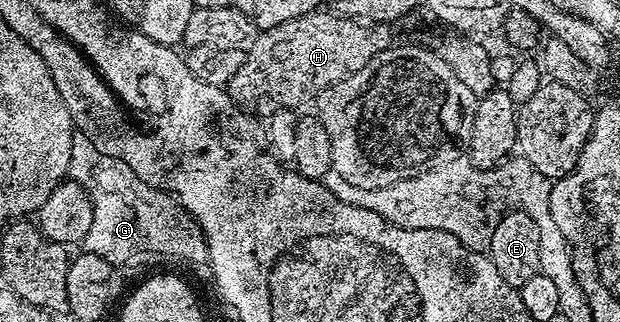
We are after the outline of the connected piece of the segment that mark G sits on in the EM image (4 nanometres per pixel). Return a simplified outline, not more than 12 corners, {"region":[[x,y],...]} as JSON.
{"region":[[89,136],[70,181],[93,206],[82,249],[120,267],[139,254],[207,262],[200,226],[168,192]]}

